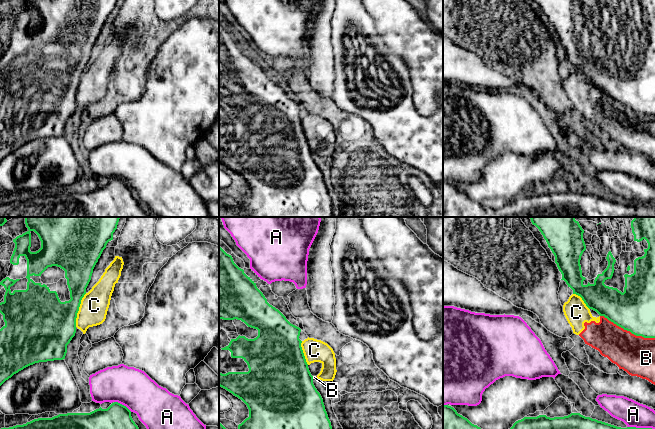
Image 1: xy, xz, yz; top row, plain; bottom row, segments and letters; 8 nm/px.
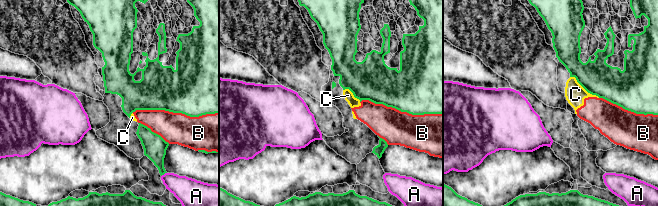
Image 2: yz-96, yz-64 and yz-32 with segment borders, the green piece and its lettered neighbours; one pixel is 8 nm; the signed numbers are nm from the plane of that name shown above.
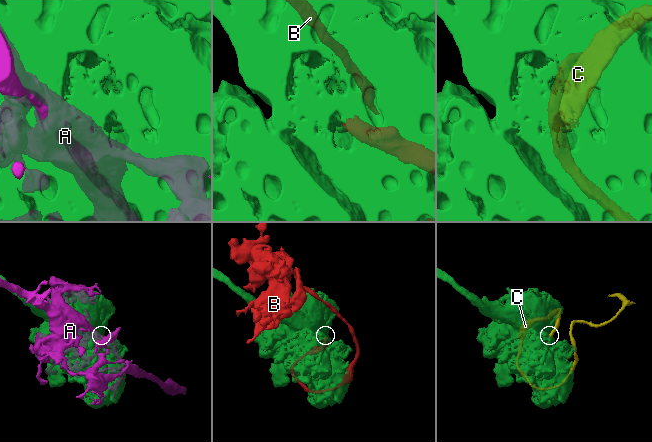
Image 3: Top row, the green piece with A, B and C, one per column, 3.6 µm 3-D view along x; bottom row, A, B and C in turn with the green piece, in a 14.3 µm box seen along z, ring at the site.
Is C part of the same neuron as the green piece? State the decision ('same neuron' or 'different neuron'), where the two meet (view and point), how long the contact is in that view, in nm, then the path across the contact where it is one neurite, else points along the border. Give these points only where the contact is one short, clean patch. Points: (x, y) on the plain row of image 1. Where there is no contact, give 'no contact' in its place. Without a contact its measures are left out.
different neuron; meets green in xy at (78, 86); contact 280 nm long

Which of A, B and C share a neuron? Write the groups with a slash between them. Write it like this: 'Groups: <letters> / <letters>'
Groups: A / B C

